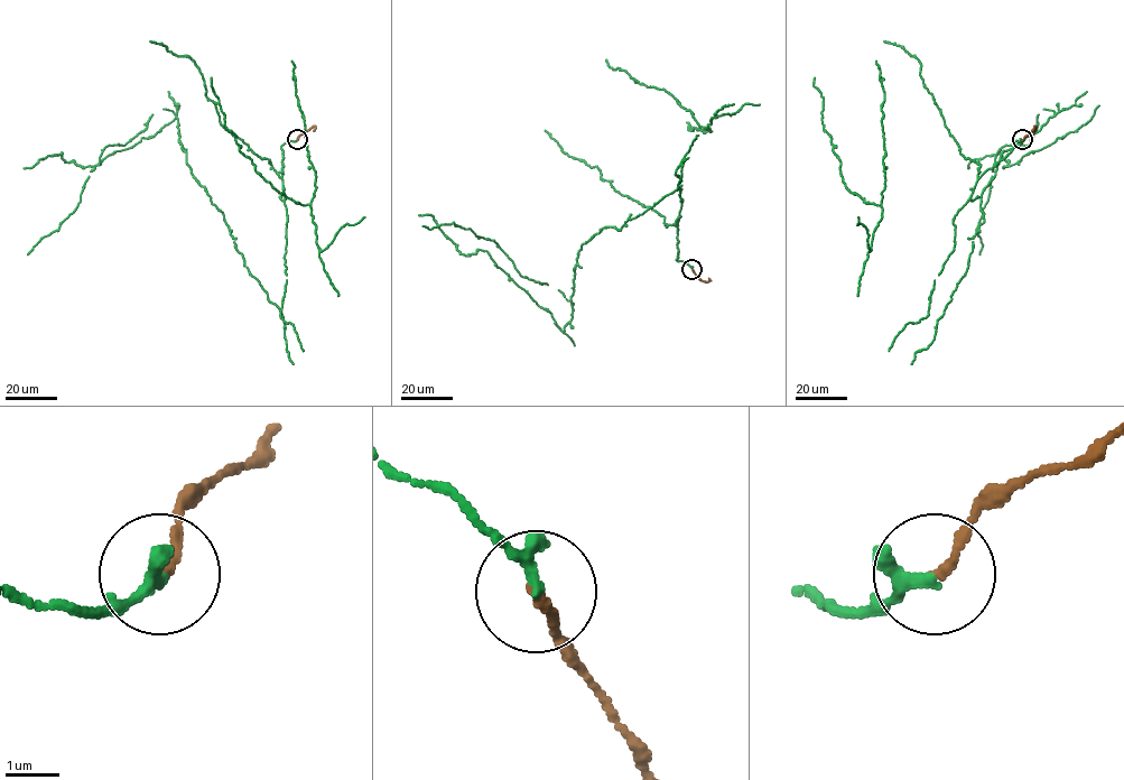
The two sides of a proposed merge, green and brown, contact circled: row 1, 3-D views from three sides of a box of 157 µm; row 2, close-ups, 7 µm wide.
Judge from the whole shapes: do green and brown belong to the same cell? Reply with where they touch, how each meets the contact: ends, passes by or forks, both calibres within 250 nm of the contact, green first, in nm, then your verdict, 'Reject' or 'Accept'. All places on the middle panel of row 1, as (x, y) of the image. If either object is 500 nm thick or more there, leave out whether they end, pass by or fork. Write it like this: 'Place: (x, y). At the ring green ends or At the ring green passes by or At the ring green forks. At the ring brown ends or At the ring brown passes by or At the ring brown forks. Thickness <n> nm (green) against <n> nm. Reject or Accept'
Place: (691, 269). At the ring green ends. At the ring brown ends. Thickness 280 nm (green) against 180 nm. Accept

